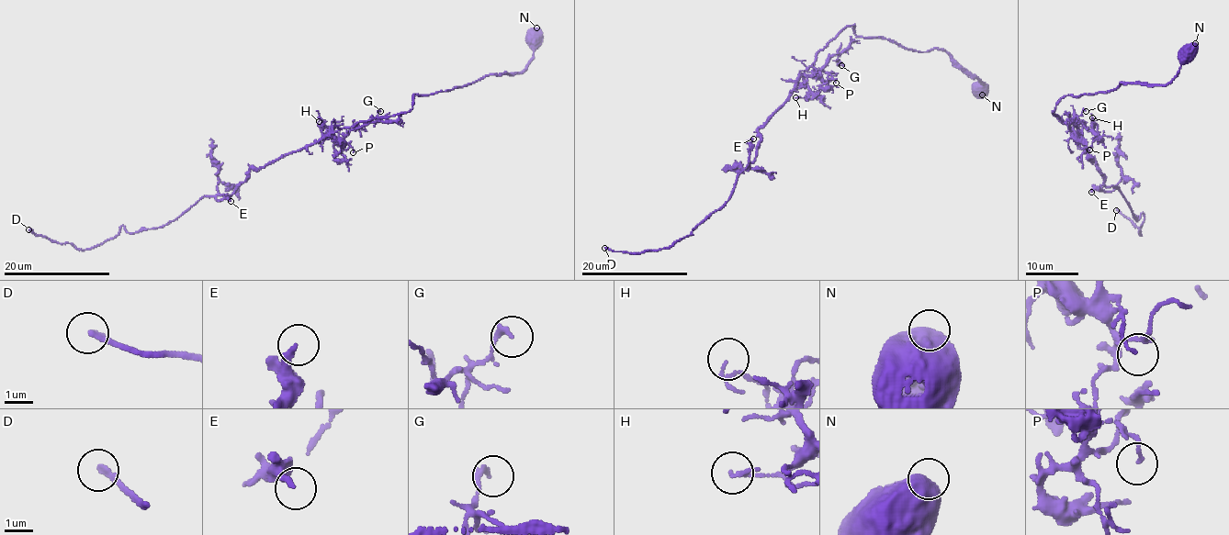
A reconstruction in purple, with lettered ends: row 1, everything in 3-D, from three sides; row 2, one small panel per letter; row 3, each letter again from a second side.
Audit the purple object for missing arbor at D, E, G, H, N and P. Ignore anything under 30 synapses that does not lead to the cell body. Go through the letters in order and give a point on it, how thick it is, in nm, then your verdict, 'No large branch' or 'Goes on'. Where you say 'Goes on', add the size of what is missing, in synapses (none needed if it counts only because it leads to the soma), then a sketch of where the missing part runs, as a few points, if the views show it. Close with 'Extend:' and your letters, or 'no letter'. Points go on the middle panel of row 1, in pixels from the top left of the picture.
D: Place: (604, 248). Thickness 200 nm. Goes on. Roughly 60 synapses
E: Place: (753, 139). Thickness 240 nm. No large branch
G: Place: (841, 65). Thickness 190 nm. No large branch
H: Place: (795, 97). Thickness 80 nm. No large branch
N: Place: (982, 94). Thickness 1000 nm. No large branch
P: Place: (836, 83). Thickness 100 nm. No large branch
Extend: D

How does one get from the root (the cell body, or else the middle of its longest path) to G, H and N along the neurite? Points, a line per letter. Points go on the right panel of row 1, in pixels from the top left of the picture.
G: (1079, 140), (1080, 138), (1076, 134), (1079, 139), (1081, 132), (1070, 121), (1086, 111)
H: (1079, 140), (1073, 128), (1083, 124), (1091, 128), (1095, 123), (1092, 117)
N: (1079, 140), (1054, 114), (1057, 102), (1108, 92), (1120, 83), (1163, 86), (1195, 43)

